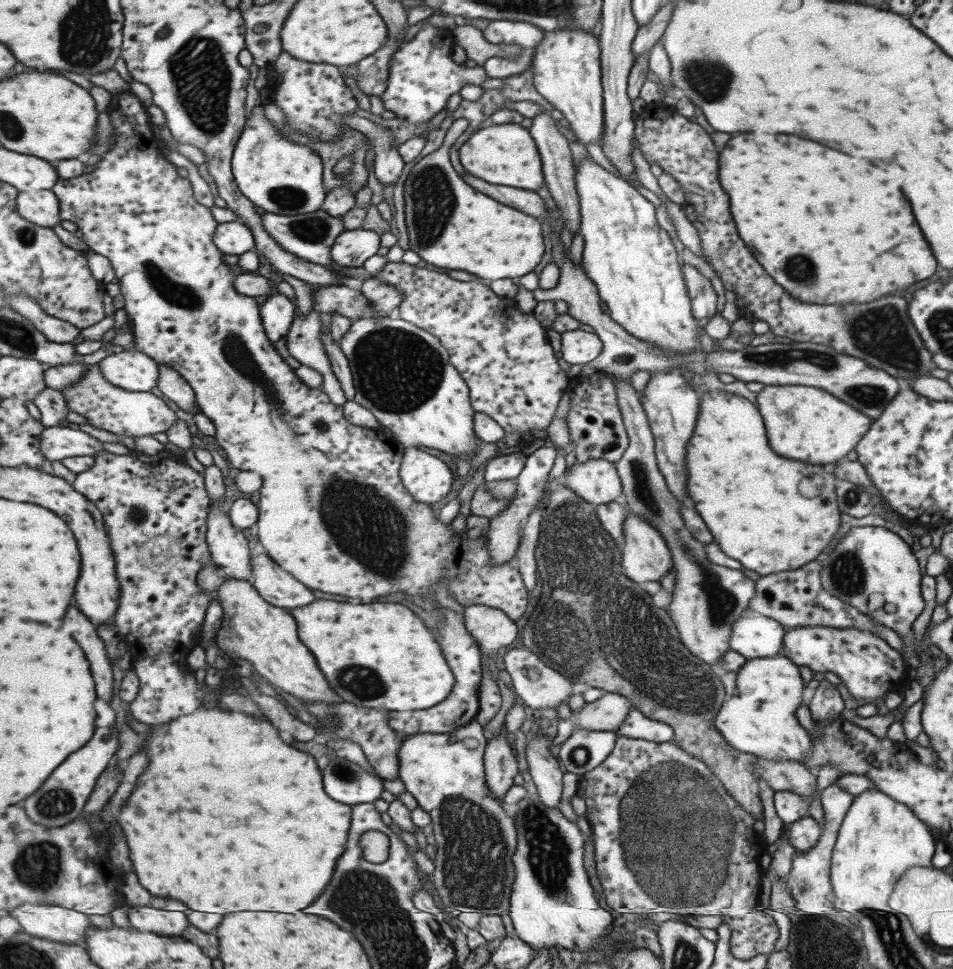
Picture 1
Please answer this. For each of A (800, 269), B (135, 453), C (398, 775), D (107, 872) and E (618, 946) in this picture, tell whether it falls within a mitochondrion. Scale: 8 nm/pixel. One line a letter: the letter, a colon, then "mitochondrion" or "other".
A: mitochondrion
B: other
C: other
D: other
E: other

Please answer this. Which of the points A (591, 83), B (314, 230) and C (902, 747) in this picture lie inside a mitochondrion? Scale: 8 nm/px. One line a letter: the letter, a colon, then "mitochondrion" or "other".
A: other
B: mitochondrion
C: other

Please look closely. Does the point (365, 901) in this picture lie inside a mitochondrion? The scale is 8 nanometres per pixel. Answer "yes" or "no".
yes

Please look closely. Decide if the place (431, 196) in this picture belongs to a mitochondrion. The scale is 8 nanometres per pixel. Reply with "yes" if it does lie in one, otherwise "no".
yes

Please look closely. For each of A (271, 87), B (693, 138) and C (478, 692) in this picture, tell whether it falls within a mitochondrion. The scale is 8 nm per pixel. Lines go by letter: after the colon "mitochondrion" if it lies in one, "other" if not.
A: other
B: other
C: other

